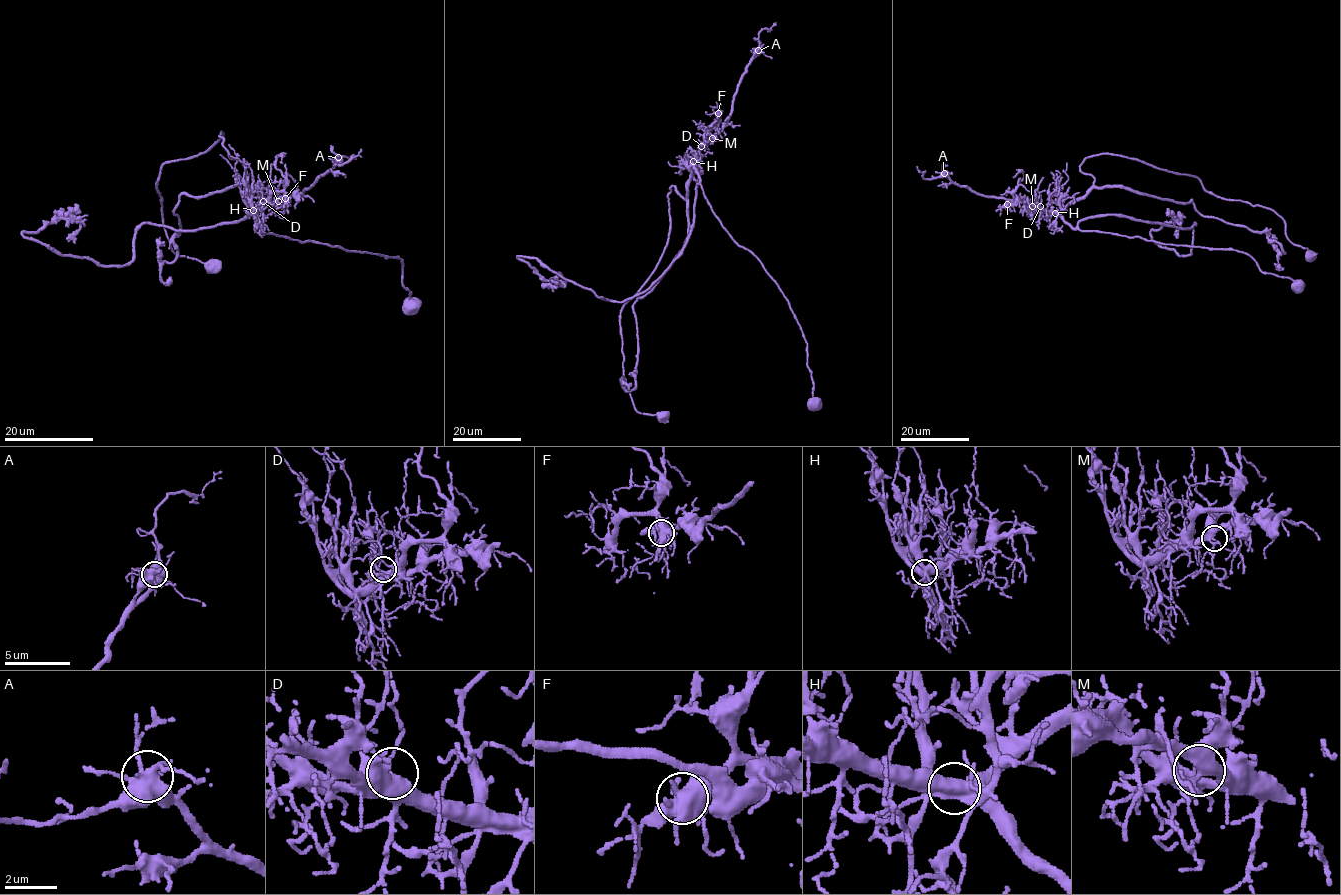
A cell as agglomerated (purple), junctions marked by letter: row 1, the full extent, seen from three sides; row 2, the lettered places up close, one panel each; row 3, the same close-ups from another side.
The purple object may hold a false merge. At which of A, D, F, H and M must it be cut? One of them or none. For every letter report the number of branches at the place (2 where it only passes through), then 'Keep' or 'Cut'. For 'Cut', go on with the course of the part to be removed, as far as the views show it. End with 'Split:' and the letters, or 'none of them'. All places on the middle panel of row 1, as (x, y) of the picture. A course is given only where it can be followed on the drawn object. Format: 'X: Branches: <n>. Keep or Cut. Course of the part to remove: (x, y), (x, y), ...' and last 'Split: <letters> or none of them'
A: Branches: 7. Keep
D: Branches: 5. Keep
F: Branches: 7. Keep
H: Branches: 6. Cut. Course of the part to remove: (693, 161), (687, 199), (670, 188), (668, 242), (656, 269), (620, 312), (625, 391), (640, 413), (669, 415)
M: Branches: 5. Keep
Split: H

